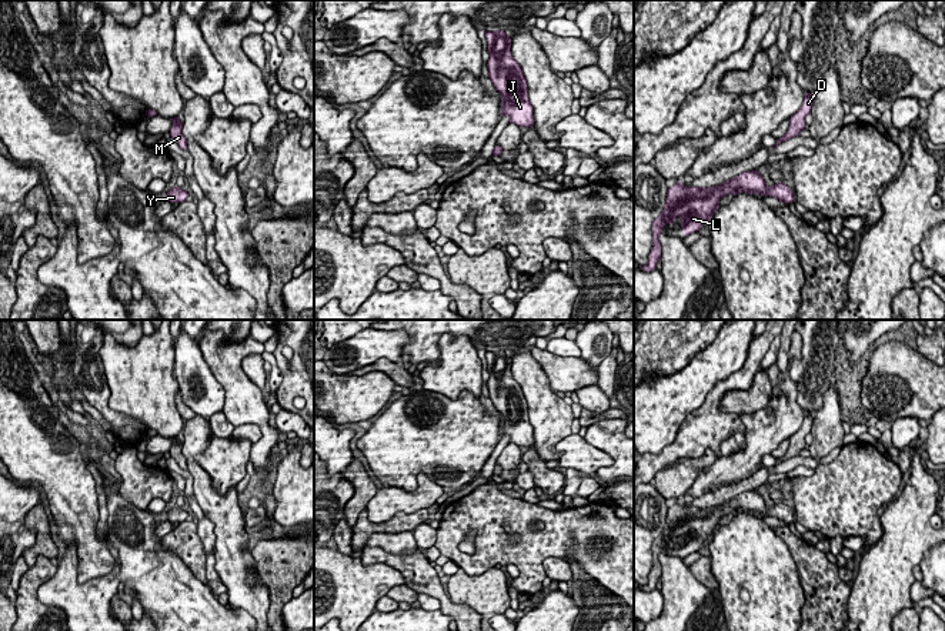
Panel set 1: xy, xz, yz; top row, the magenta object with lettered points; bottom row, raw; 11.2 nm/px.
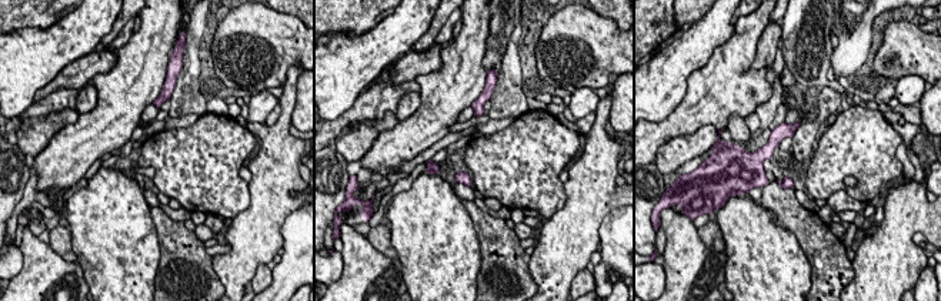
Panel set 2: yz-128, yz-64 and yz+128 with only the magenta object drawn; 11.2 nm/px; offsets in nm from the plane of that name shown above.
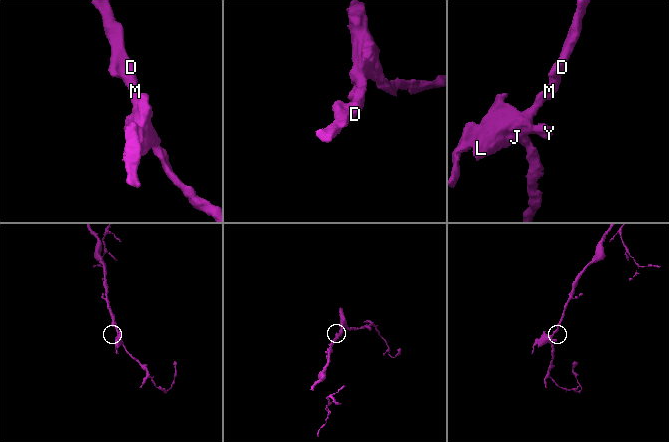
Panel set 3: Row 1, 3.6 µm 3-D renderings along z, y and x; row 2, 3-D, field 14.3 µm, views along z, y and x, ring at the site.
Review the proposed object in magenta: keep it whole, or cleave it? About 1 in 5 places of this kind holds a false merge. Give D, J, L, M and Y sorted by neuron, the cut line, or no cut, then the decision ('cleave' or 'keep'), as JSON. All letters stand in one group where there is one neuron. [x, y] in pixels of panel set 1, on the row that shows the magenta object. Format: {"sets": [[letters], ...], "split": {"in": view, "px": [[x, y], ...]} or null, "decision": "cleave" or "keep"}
{"sets": [["D", "J", "L", "M", "Y"]], "split": null, "decision": "keep"}

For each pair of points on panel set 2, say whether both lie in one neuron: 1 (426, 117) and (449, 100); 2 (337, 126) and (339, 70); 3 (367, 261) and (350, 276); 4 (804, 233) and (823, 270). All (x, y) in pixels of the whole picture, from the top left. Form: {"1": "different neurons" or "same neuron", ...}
{"1": "same neuron", "2": "different neurons", "3": "same neuron", "4": "same neuron"}

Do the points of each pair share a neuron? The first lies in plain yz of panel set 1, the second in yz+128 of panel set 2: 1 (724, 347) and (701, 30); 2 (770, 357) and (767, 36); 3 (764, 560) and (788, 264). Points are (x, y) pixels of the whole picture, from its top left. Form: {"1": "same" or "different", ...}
{"1": "same", "2": "different", "3": "same"}

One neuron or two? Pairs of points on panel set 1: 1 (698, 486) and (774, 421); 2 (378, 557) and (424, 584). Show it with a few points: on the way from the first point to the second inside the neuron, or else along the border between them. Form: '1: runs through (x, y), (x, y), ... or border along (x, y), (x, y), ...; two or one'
1: runs through (718, 474), (731, 470), (758, 441); one
2: runs through (390, 560), (403, 563), (413, 573); one

